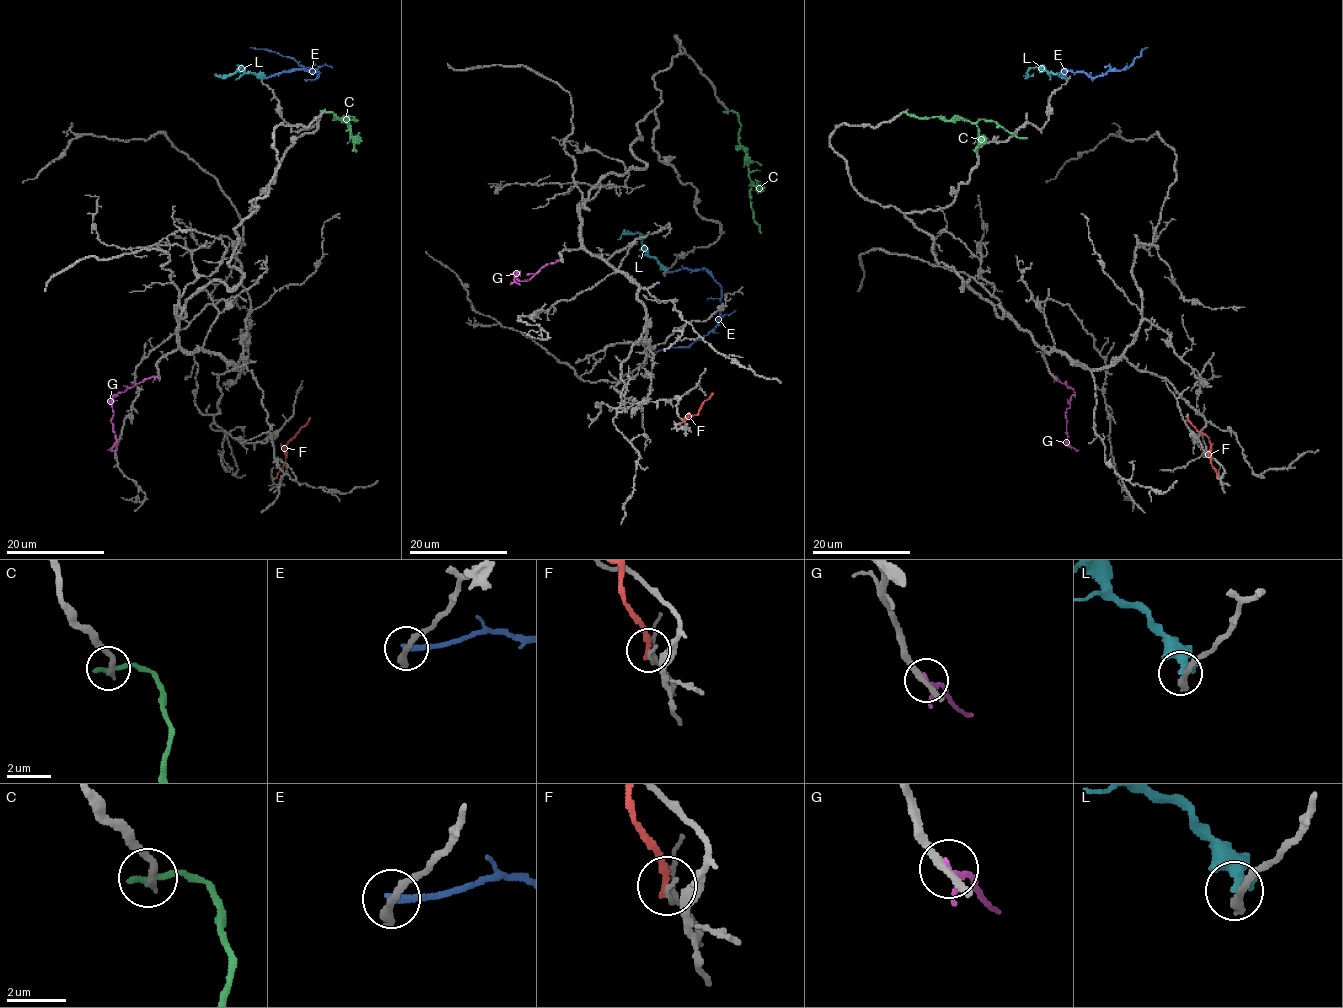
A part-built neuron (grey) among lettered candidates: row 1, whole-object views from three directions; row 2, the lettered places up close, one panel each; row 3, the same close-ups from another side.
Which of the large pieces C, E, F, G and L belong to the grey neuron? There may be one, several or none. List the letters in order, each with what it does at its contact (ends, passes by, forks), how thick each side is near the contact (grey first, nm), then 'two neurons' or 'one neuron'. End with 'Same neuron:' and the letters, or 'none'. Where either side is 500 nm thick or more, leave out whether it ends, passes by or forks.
C: it ends | 280/260 nm | two neurons
E: it ends | 320/240 nm | two neurons
F: it ends | 120/200 nm | two neurons
G: it passes by | 400/150 nm | two neurons
L: it ends | 320/400 nm | two neurons
Same neuron: none

